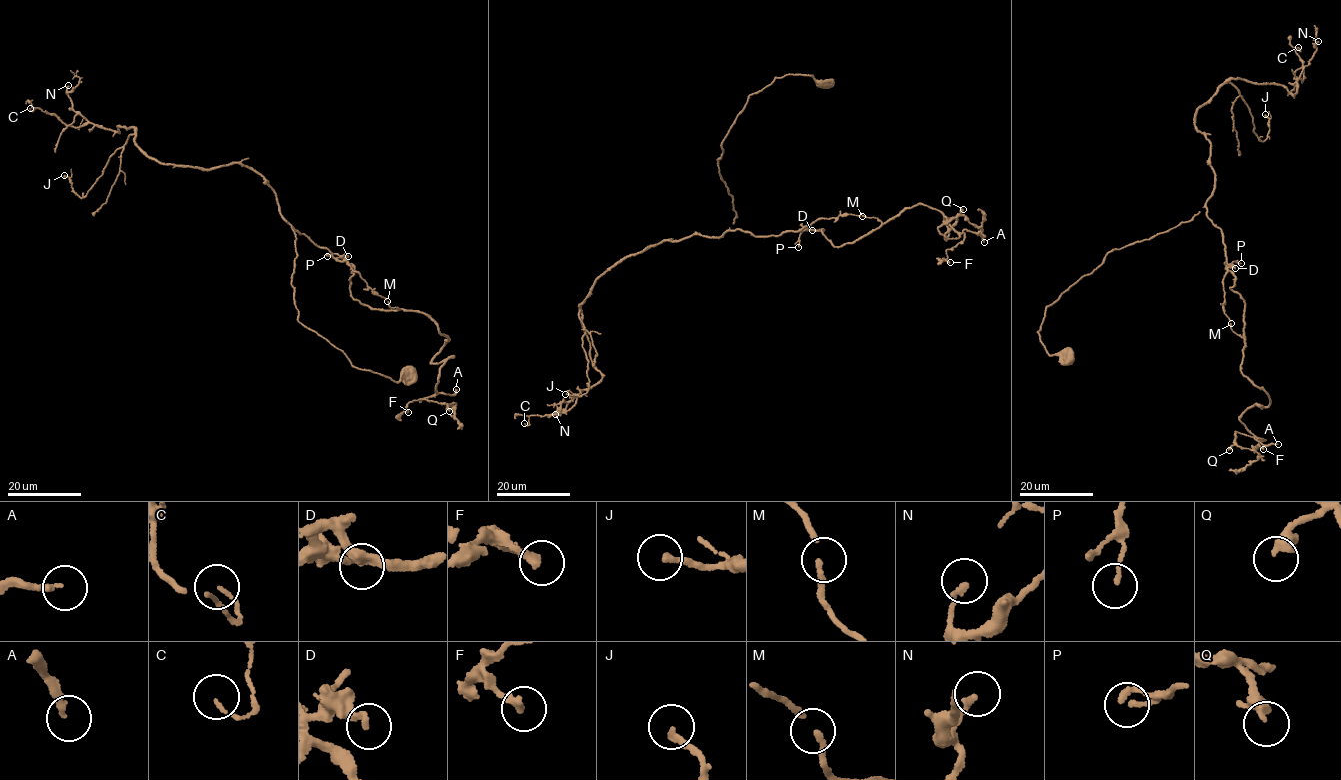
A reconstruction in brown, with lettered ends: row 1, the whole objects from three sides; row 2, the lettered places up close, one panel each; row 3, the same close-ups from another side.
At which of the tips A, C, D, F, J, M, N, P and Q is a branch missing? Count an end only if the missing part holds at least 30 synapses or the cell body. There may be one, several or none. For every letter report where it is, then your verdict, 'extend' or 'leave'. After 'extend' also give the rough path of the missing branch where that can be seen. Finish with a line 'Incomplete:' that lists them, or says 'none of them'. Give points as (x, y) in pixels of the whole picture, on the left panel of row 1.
A: place (456, 389); extend
C: place (30, 108); leave
D: place (348, 256); leave
F: place (408, 412); leave
J: place (64, 175); leave
M: place (387, 301); leave
N: place (68, 85); leave
P: place (327, 256); leave
Q: place (449, 411); extend; course (449, 411), (455, 434), (446, 445), (433, 448)
Incomplete: A, Q

